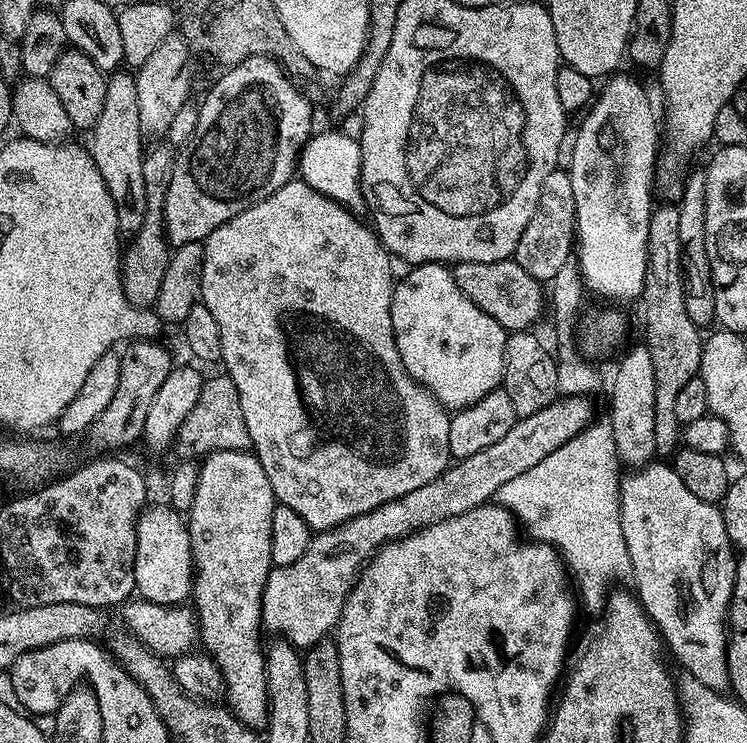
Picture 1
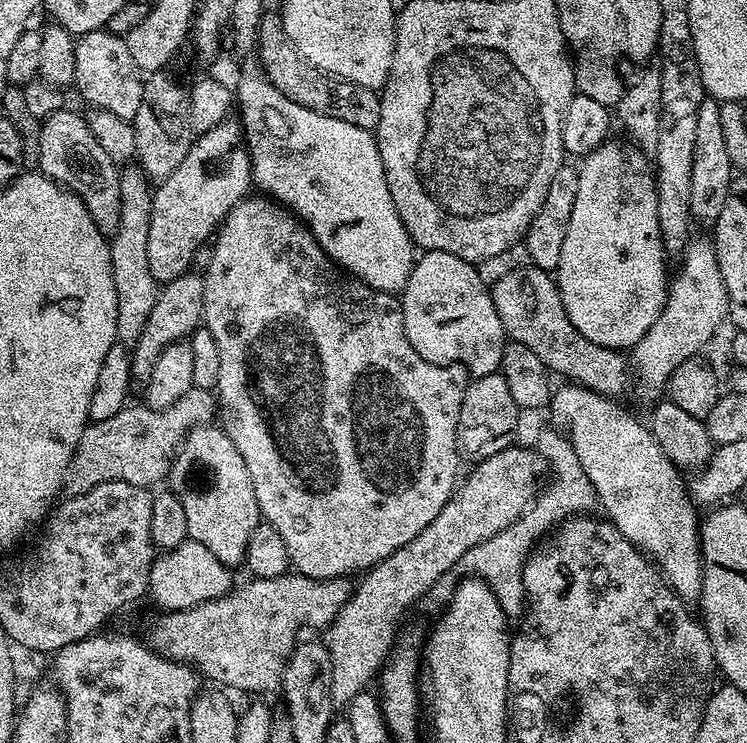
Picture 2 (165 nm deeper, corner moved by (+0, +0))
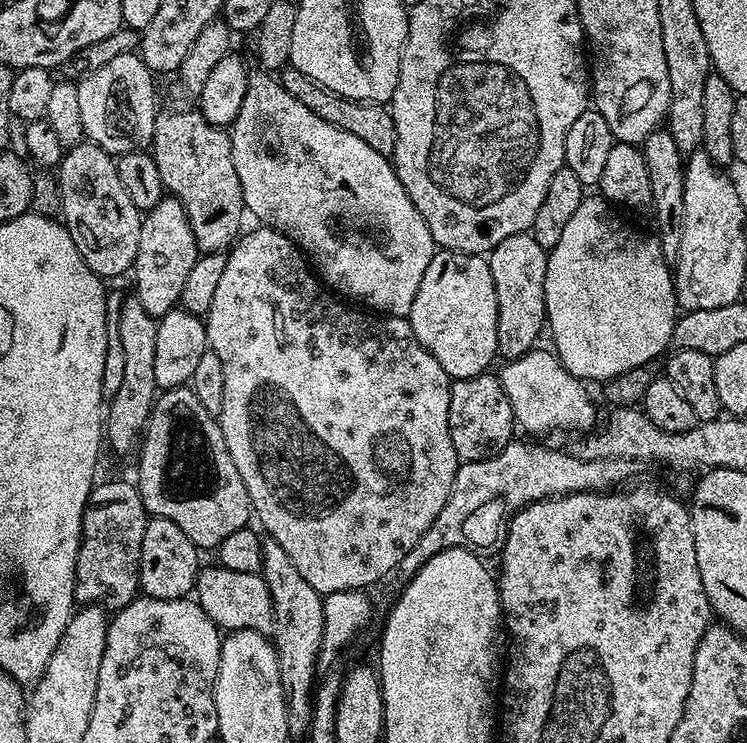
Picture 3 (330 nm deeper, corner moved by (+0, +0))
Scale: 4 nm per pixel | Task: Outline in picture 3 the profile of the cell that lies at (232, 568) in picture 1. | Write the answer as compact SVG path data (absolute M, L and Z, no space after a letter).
M191 387L170 388L157 395L139 448L140 469L136 472L134 483L140 489L149 517L170 518L170 522L175 522L182 529L182 534L186 534L186 538L190 538L190 542L194 542L200 550L219 549L220 543L229 534L234 534L234 530L249 527L250 505L242 474L238 474L238 466L234 466L234 458L230 458L230 450L226 450L226 438L222 438L219 419L212 416L210 410L204 409Z

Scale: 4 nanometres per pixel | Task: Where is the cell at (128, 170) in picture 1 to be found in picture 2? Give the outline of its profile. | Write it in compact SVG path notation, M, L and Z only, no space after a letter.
M139 166L121 167L119 174L120 213L116 231L111 233L108 249L110 266L114 274L114 294L118 298L116 338L119 343L131 346L142 334L142 326L146 326L146 318L150 318L150 310L154 310L154 302L158 295L158 282L154 274L150 274L150 261L146 254L146 241L150 238L153 189Z

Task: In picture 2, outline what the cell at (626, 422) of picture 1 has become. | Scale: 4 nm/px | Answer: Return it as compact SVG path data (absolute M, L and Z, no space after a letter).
M689 239L684 261L674 272L668 289L668 301L664 313L642 334L642 338L630 350L630 368L634 373L634 392L640 400L656 402L665 395L668 379L686 362L686 358L703 353L712 335L723 320L729 319L728 295L722 282L722 270L718 270L716 246L711 239Z

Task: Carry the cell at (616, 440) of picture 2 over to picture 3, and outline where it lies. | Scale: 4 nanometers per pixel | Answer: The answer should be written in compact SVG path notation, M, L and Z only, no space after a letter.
M533 350L516 360L509 360L498 372L502 390L506 390L506 398L510 398L517 425L528 432L587 433L597 420L596 404L584 389L587 388L585 381L570 374L555 351L540 351Z

